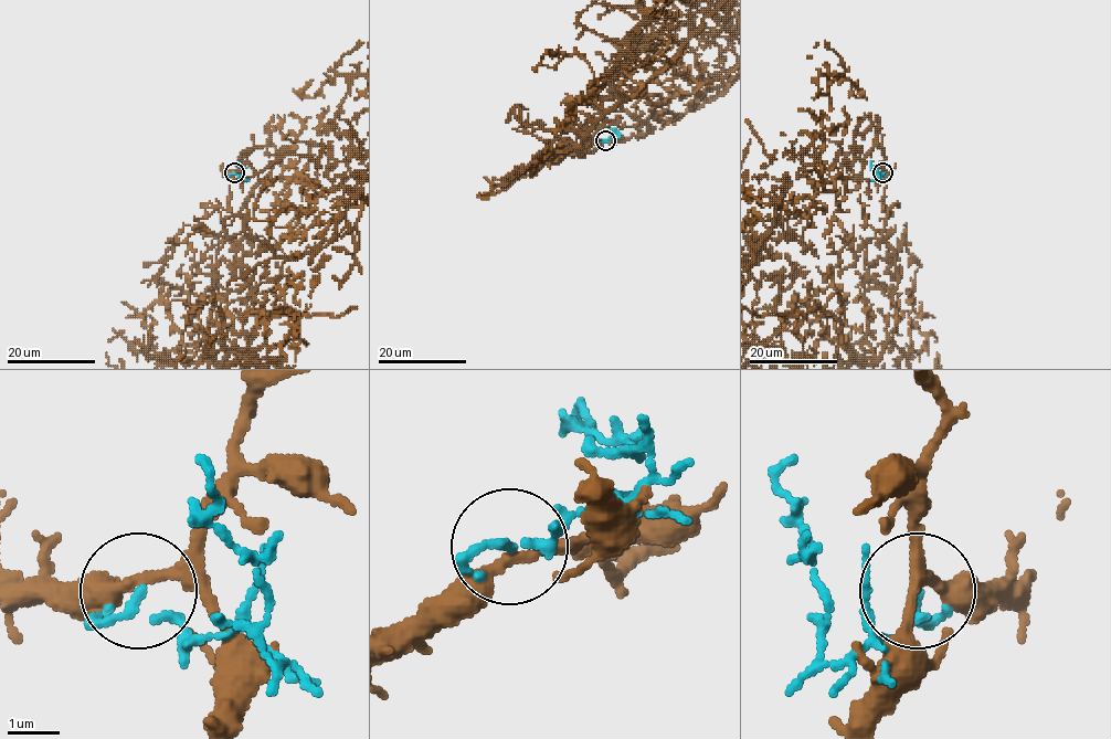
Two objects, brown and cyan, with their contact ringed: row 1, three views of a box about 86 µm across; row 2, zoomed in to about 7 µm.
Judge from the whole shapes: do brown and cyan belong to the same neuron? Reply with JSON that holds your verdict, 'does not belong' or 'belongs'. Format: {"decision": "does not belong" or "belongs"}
{"decision": "does not belong"}

